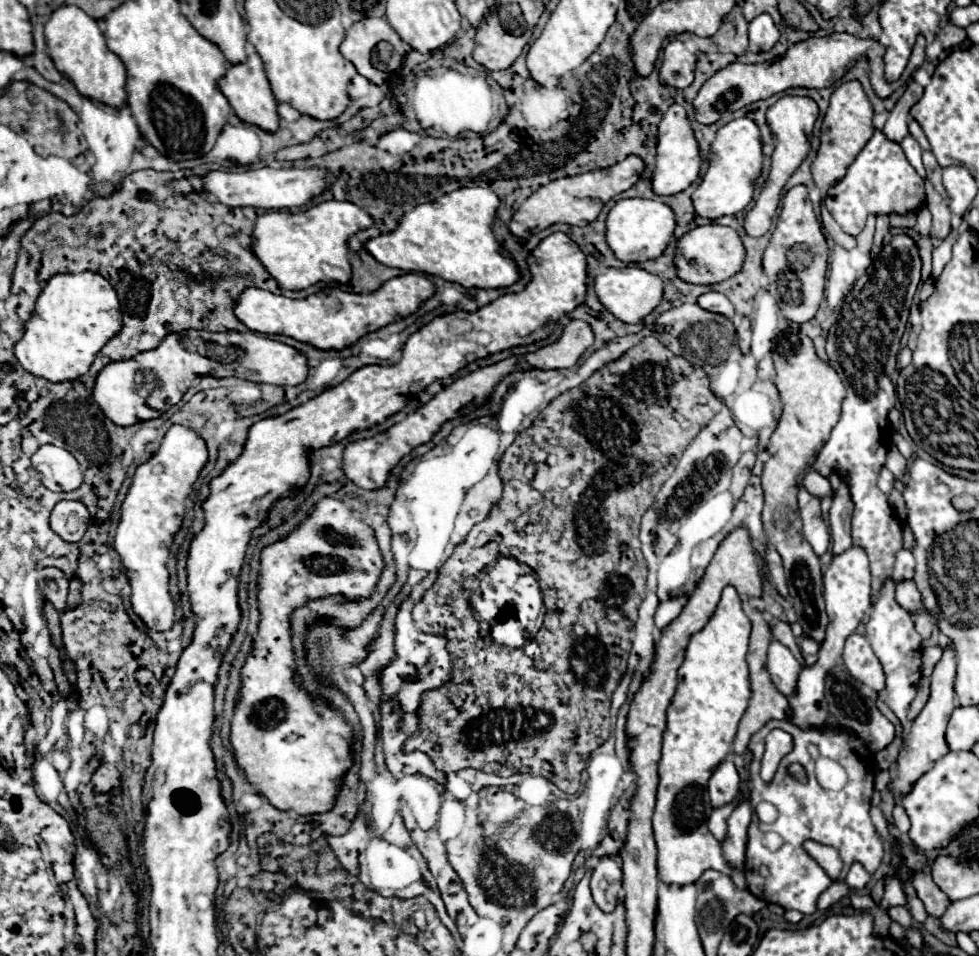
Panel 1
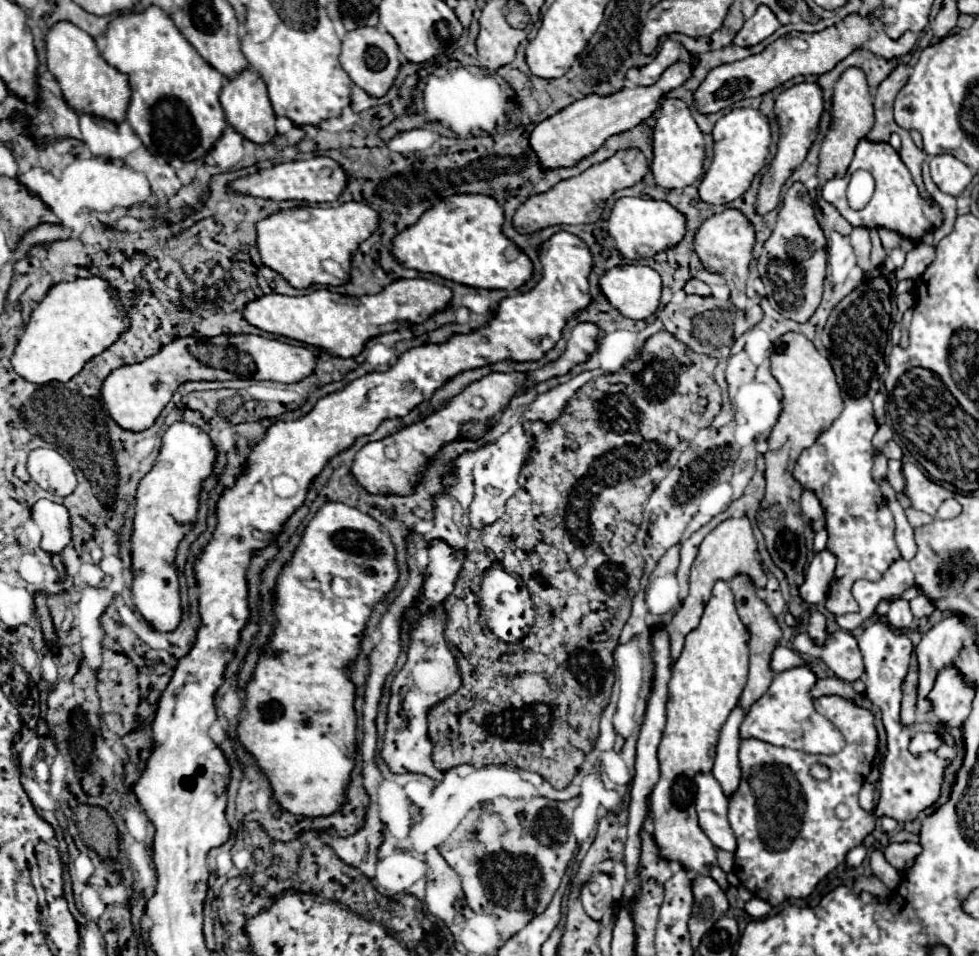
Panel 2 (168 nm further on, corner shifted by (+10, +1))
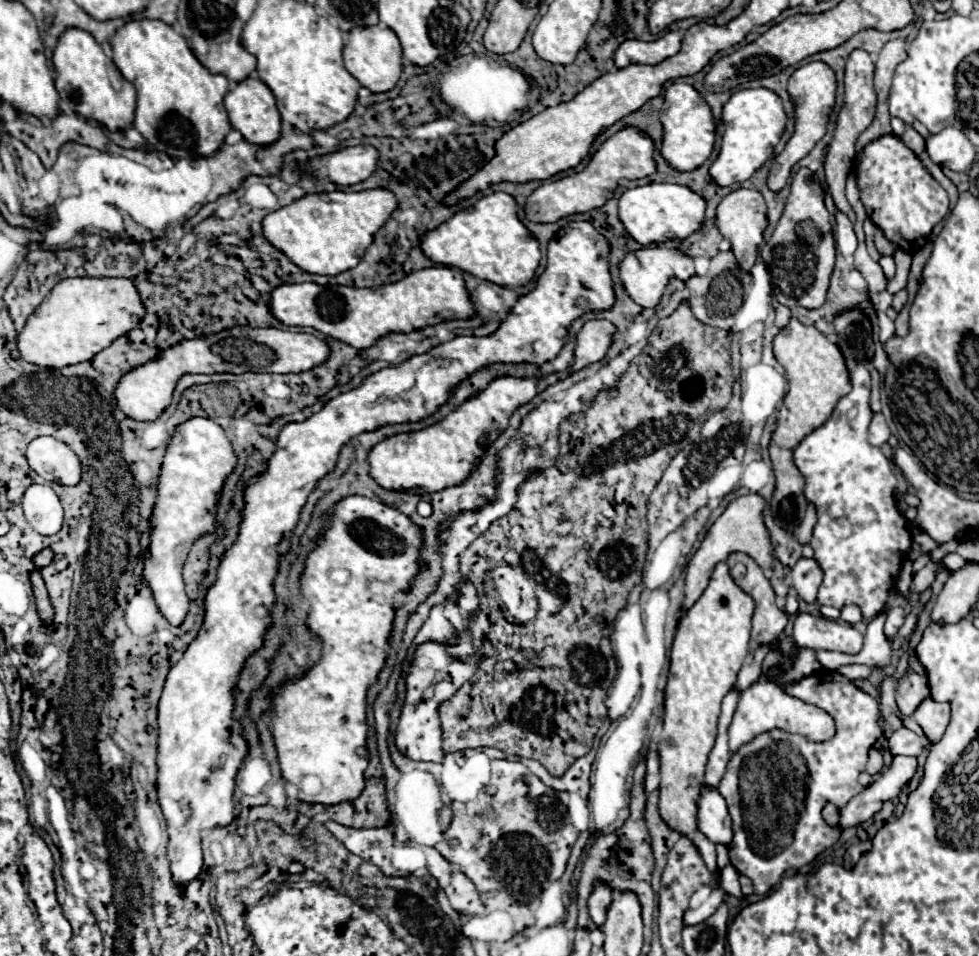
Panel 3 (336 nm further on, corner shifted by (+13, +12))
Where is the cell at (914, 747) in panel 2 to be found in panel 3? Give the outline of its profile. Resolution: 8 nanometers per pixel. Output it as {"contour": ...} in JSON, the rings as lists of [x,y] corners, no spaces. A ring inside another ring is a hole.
{"contour":[[[900,727],[898,731],[892,733],[892,737],[888,739],[888,747],[892,755],[920,755],[924,749],[922,743],[918,745],[916,733],[906,727]]]}

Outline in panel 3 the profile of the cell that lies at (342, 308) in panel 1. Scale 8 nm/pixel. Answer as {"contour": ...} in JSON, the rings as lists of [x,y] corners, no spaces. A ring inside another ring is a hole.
{"contour":[[[430,267],[422,271],[414,271],[396,283],[388,283],[374,289],[356,289],[344,285],[318,285],[318,283],[294,283],[294,285],[278,285],[270,295],[270,313],[274,319],[288,327],[312,327],[328,337],[334,337],[342,343],[348,343],[356,349],[368,349],[376,343],[378,337],[400,331],[410,333],[414,329],[434,325],[446,319],[468,319],[474,309],[470,295],[464,287],[462,275],[454,273],[450,267]]]}

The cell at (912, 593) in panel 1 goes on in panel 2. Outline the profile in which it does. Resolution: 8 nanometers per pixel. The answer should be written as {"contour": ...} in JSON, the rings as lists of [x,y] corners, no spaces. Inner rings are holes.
{"contour":[[[905,600],[891,602],[891,608],[887,612],[887,618],[889,618],[889,626],[893,626],[897,630],[909,628],[911,622],[913,622],[913,614],[911,614],[909,602],[905,602]]]}

